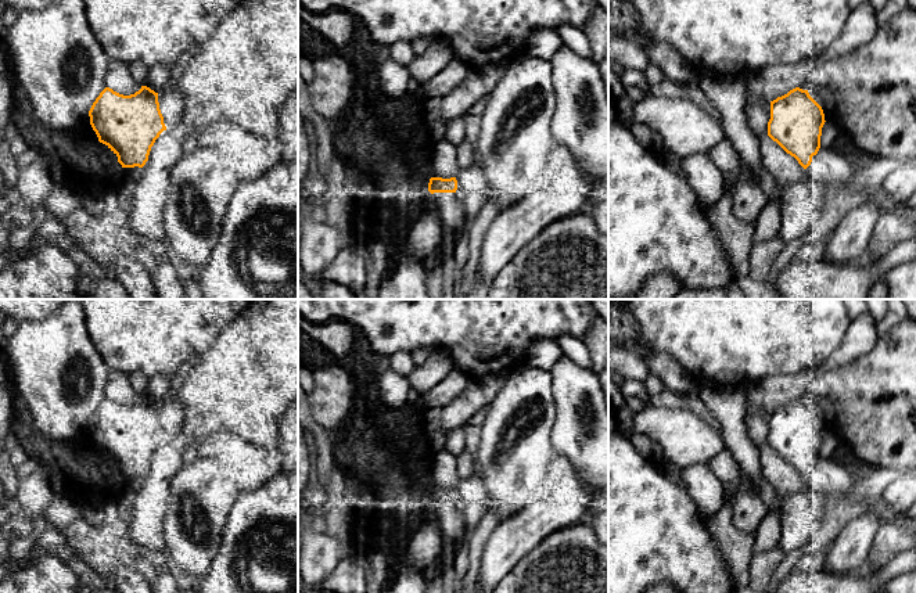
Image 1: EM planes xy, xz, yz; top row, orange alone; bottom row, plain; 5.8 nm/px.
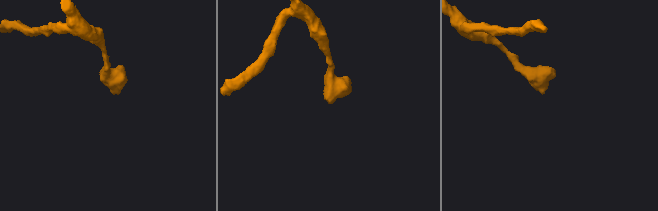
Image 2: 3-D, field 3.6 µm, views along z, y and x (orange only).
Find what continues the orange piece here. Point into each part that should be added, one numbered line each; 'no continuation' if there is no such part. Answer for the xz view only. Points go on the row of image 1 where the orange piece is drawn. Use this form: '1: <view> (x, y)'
1: xz (446, 204)

